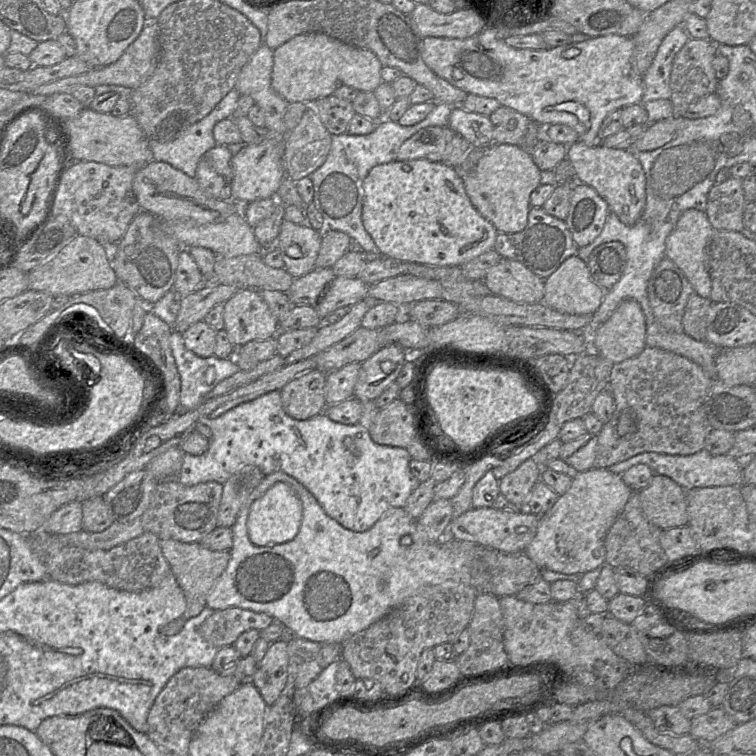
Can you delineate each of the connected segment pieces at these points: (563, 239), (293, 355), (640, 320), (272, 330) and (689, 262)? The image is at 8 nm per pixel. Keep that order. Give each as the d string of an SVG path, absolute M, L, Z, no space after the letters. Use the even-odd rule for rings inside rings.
M542 207L530 208L527 225L521 232L498 233L493 247L502 258L522 263L543 279L549 277L568 257L577 255L578 248L565 221L549 215Z
M366 297L364 300L351 306L350 312L340 321L334 324L323 323L318 327L315 337L308 345L294 350L285 357L285 364L296 363L300 360L315 356L337 344L361 327L361 321L366 312L380 302L382 301L372 297Z
M634 299L622 301L612 315L597 329L591 321L580 332L588 338L590 350L614 364L639 355L646 347L645 316L640 304Z
M250 288L238 289L223 304L223 308L224 330L228 333L229 340L236 348L250 341L266 340L275 337L280 331L279 322L258 290Z
M688 209L681 214L674 229L666 239L665 256L681 269L694 292L704 298L709 298L711 293L709 245L713 230L705 212Z

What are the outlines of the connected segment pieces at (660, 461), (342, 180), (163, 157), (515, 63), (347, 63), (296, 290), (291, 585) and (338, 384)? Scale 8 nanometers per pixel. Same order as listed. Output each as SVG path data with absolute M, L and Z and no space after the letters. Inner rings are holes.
M705 449L686 456L644 452L625 461L614 464L608 469L615 474L622 475L629 468L638 464L645 464L649 466L655 474L671 478L685 490L697 487L742 485L742 461L740 459L736 458L733 454L715 456L710 454Z
M435 103L426 118L412 126L402 126L385 117L376 123L373 132L367 135L351 135L348 132L332 135L330 152L325 162L310 176L314 187L312 203L322 214L326 228L341 231L350 236L354 248L366 255L382 256L375 242L368 234L362 222L362 204L364 197L363 181L368 172L376 165L396 160L401 145L419 130L429 126L447 126L452 109L459 105Z
M235 88L230 90L207 116L191 125L181 136L173 141L159 142L156 140L149 140L149 147L153 154L153 160L157 162L166 162L174 168L184 172L189 177L194 178L198 163L202 156L217 145L213 136L214 126L223 119L232 118L237 107L239 96L240 94Z
M480 33L465 39L456 38L422 38L422 59L425 64L439 77L449 82L452 86L457 87L467 94L475 94L486 98L494 98L501 105L514 109L515 111L527 116L543 128L552 124L563 124L571 127L578 135L578 141L586 146L592 147L598 141L598 131L603 122L611 112L622 109L632 104L641 103L643 95L643 80L641 77L635 76L631 69L631 57L634 51L634 38L632 36L606 35L599 37L591 37L582 42L575 42L555 48L546 48L540 50L516 49L508 46L503 39L495 39L482 37Z
M320 32L303 33L273 50L271 86L287 103L302 102L312 105L316 100L333 95L340 86L353 87L360 92L374 92L382 82L383 65L370 50L345 44Z
M331 267L314 268L306 275L294 279L286 294L294 305L315 306L335 277Z
M282 471L265 475L242 505L231 528L233 545L230 549L230 560L207 595L206 606L214 610L239 607L264 612L292 629L298 637L311 641L345 643L353 635L399 606L419 588L470 585L470 557L460 553L460 550L443 545L443 539L421 539L417 531L417 519L412 518L403 507L389 508L370 529L355 532L344 528L328 516L309 490ZM277 482L287 483L302 503L300 529L291 541L257 546L251 542L248 535L247 519L250 506Z
M350 363L326 373L325 398L327 406L335 405L354 397L361 363Z

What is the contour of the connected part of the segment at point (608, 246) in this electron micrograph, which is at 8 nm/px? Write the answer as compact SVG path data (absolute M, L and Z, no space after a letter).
M611 241L596 247L586 264L596 283L604 290L609 290L622 277L626 262L624 245L619 241Z

